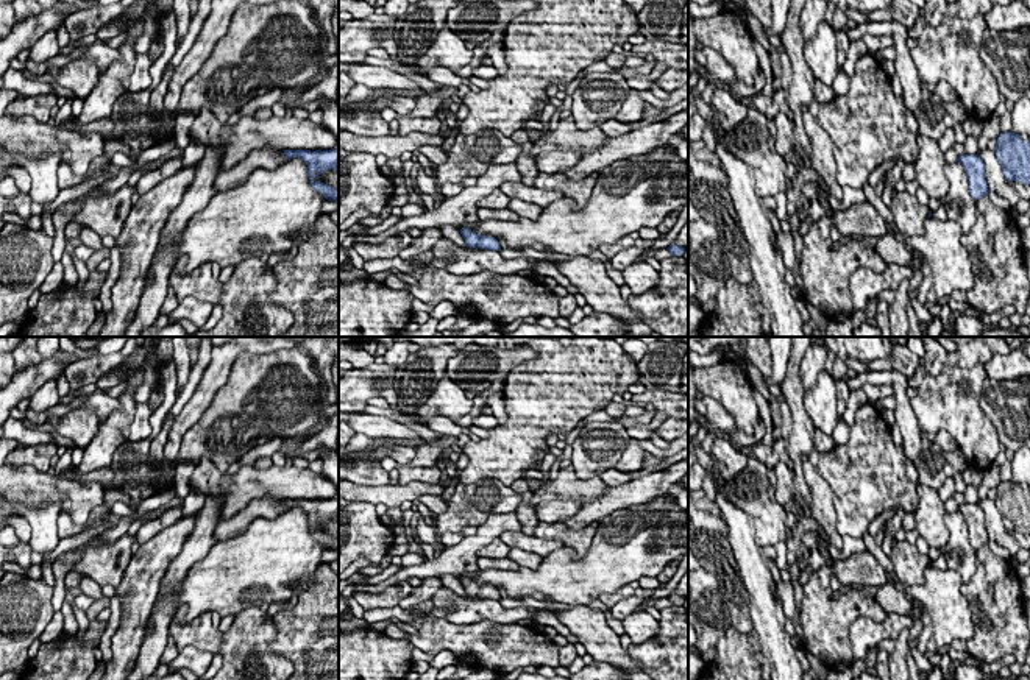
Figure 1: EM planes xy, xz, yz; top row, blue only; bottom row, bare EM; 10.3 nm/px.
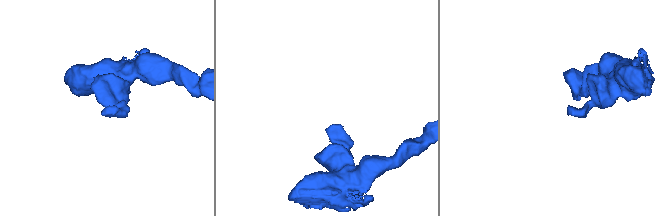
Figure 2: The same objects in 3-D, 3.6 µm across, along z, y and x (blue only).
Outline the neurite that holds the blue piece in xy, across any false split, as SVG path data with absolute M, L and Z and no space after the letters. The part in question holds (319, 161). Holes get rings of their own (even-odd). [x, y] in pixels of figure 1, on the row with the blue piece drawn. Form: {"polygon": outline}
{"polygon": "M339 148L331 150L284 150L286 158L301 158L307 165L307 175L311 186L320 192L326 200L339 203L339 187L332 189L328 184L317 181L315 178L325 170L339 172Z"}

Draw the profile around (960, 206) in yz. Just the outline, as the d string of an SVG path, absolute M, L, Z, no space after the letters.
M960 162L946 164L944 173L949 181L949 190L943 204L947 220L954 220L968 234L977 221L977 204L971 197L966 172Z

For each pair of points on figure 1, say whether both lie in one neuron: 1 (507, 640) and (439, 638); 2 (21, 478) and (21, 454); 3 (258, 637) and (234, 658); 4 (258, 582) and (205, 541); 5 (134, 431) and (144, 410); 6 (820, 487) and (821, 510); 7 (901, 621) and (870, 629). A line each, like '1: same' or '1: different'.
1: same
2: different
3: same
4: different
5: same
6: same
7: same

